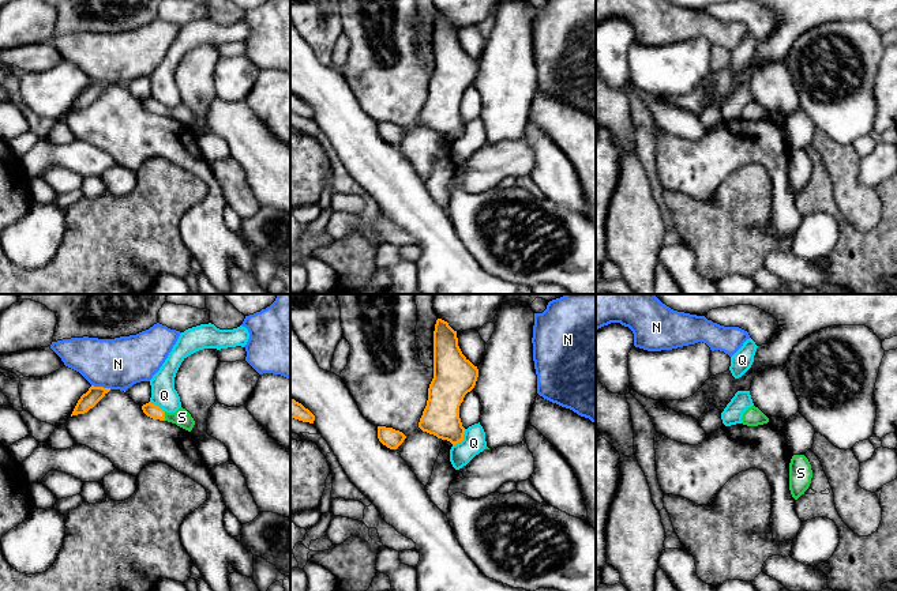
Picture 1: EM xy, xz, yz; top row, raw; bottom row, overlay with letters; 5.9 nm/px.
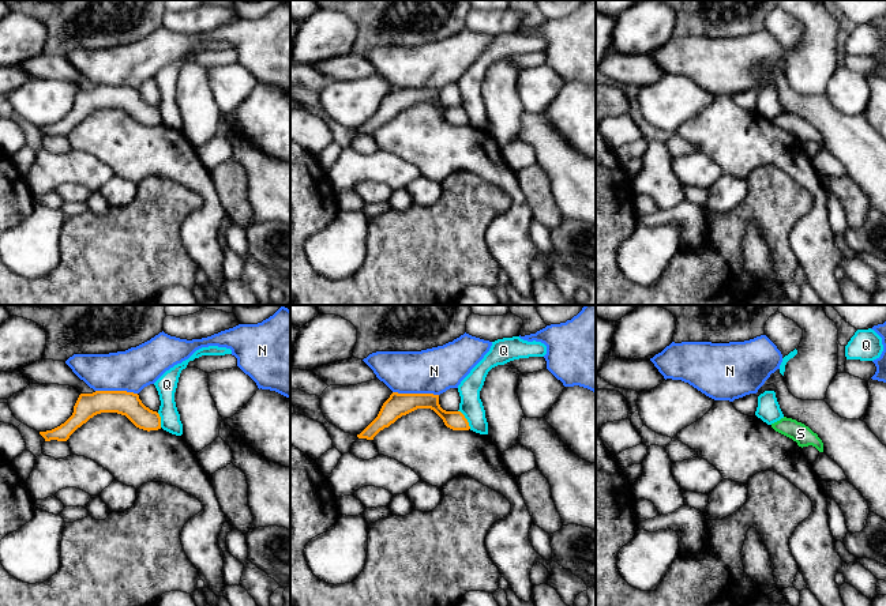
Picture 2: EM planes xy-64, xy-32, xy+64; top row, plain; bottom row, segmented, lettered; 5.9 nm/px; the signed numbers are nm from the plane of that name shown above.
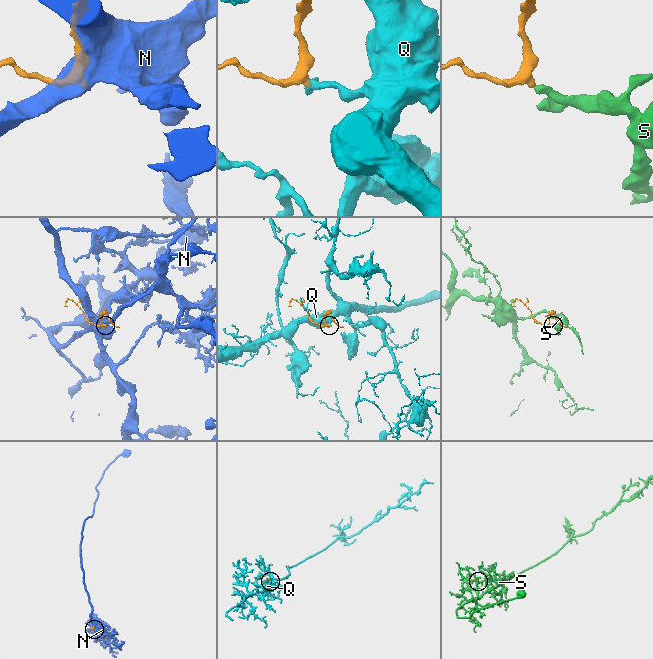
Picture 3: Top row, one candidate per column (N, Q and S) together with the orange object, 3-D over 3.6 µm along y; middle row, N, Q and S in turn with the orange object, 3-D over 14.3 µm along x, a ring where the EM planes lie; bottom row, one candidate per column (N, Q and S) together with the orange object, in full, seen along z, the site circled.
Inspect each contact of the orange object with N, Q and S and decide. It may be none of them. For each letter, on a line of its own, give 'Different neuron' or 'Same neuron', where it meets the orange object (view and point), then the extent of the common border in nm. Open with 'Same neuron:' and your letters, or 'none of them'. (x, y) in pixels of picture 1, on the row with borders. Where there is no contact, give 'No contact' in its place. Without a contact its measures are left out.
Same neuron: S
N: Different neuron. Touches orange at xy (101, 387). Shared border 120 nm
Q: Different neuron. Touches orange at xz (462, 439). Shared border 130 nm
S: Same neuron. Touches orange at xy (164, 416). Shared border 60 nm

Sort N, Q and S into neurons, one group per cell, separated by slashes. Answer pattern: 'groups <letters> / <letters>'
groups N / Q / S

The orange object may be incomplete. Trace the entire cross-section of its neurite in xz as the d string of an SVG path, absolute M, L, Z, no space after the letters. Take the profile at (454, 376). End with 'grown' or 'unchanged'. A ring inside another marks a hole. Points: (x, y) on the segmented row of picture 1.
M438 319L434 331L434 379L419 422L423 432L453 445L463 440L459 406L477 381L478 369L461 351L457 331Z; unchanged

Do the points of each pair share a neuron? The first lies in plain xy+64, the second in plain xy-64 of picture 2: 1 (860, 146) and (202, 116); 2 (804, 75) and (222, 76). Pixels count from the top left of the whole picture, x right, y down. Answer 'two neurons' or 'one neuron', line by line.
1: two neurons
2: two neurons

